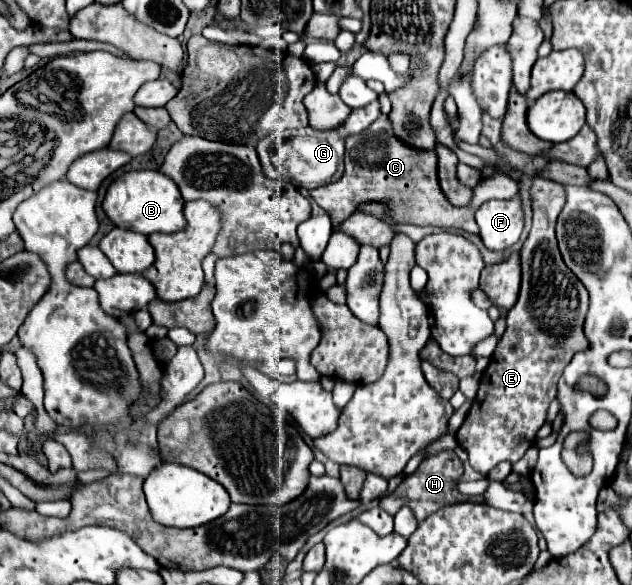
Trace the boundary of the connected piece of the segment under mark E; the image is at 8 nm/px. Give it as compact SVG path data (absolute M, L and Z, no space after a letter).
M538 176L534 180L534 184L532 184L534 220L532 220L532 230L522 246L522 252L520 252L522 254L520 296L518 296L518 302L514 304L514 308L510 308L510 312L508 312L508 326L506 326L506 332L502 334L502 338L498 340L498 346L492 354L492 362L482 372L480 388L478 388L478 394L472 402L472 408L470 408L464 424L456 432L458 444L468 452L470 466L480 474L488 474L496 464L500 464L504 460L514 464L526 454L526 450L534 444L536 432L546 422L546 410L548 410L550 402L556 398L556 384L562 376L562 370L566 368L566 364L572 360L572 356L578 350L586 348L582 324L584 324L584 316L588 310L588 292L584 290L584 284L566 268L566 264L560 256L558 244L556 244L556 236L554 236L556 218L564 206L564 200L566 200L564 184L542 178L542 176Z

